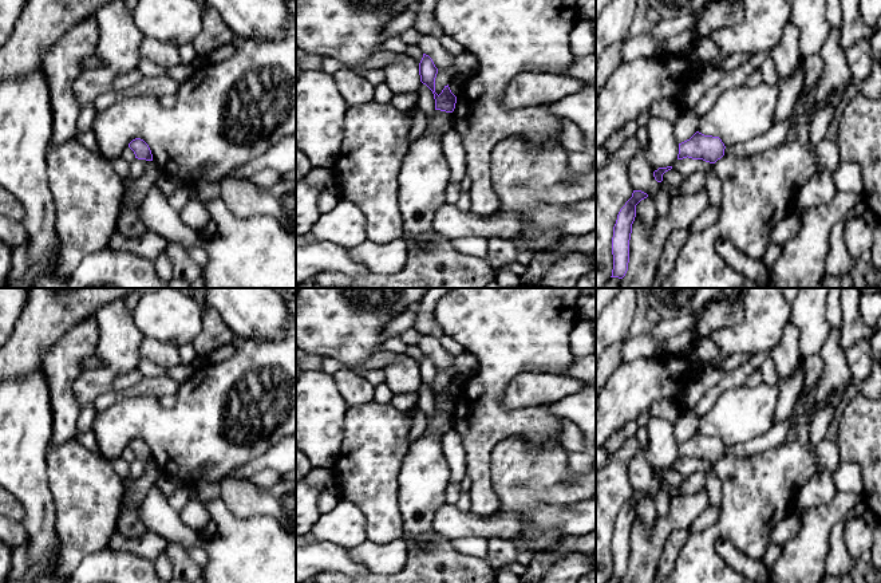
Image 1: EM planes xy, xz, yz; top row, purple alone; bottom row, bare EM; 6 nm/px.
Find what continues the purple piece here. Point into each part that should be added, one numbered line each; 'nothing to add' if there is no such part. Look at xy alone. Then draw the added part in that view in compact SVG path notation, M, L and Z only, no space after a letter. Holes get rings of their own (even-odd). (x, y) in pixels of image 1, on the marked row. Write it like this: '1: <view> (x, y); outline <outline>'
nothing to add

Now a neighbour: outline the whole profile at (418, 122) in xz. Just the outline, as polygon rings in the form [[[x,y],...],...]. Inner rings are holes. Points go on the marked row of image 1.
[[[418,106],[414,109],[415,109],[415,111],[411,118],[411,130],[408,134],[410,142],[416,141],[424,133],[426,126],[427,126],[427,118],[426,118],[423,110],[419,109]]]

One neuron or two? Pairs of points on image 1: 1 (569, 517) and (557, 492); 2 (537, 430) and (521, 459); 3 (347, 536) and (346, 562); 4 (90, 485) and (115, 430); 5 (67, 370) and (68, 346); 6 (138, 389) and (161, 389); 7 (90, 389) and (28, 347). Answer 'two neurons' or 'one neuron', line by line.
1: two neurons
2: two neurons
3: two neurons
4: two neurons
5: one neuron
6: one neuron
7: two neurons

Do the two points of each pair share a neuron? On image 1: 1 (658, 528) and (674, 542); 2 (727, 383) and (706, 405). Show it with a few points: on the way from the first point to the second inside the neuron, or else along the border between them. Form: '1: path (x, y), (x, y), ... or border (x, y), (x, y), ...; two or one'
1: border (687, 528), (679, 528), (670, 535), (656, 566); two
2: path (722, 386), (708, 400); one

